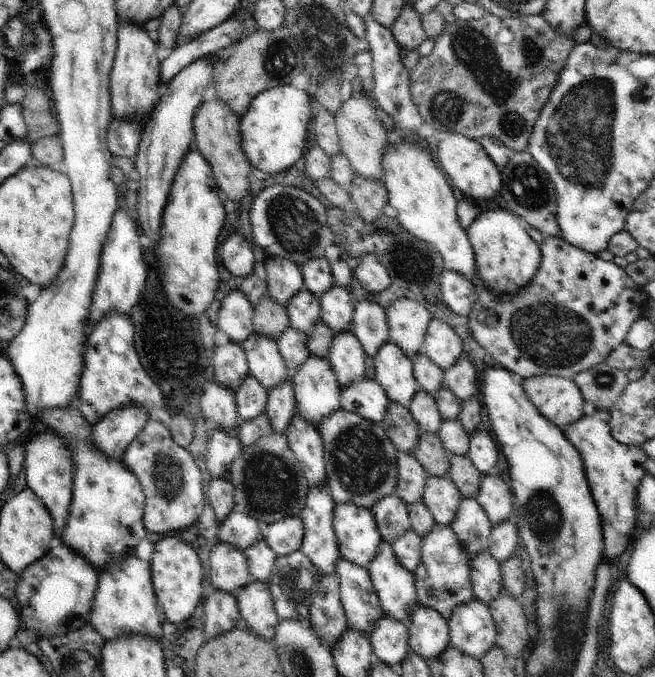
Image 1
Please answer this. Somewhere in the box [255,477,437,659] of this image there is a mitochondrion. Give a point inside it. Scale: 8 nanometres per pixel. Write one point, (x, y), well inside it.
(294, 580)

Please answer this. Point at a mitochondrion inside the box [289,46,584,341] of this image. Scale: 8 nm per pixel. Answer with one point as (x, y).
(526, 186)

